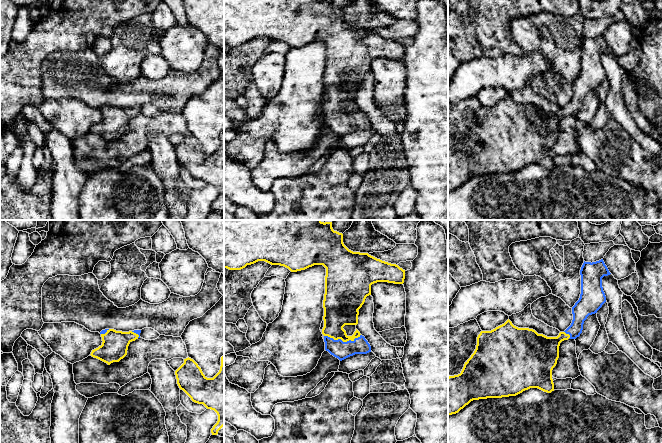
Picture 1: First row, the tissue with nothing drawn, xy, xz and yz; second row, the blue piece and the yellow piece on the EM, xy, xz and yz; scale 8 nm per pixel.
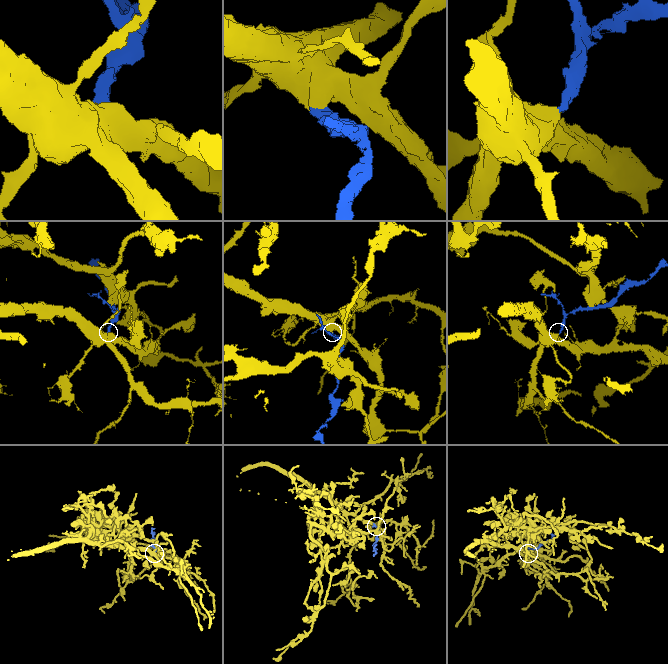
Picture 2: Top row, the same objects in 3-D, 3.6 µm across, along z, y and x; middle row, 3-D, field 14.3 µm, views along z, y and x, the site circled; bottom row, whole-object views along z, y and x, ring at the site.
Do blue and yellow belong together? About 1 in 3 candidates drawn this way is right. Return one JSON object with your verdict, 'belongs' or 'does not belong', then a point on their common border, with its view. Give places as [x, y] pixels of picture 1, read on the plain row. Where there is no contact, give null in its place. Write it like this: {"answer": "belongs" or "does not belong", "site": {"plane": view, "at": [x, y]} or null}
{"answer": "belongs", "site": {"plane": "xz", "at": [342, 117]}}

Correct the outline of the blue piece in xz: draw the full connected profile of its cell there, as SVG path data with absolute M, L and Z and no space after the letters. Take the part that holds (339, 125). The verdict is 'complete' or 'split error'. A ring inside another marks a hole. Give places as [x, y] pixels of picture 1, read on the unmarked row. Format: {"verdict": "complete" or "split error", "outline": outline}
{"verdict": "split error", "outline": "M224 0L224 44L241 46L258 37L284 42L291 48L305 46L314 41L323 41L326 44L322 110L325 126L340 137L355 130L371 128L370 120L357 105L352 112L348 112L343 105L345 101L358 100L358 86L366 73L371 71L371 61L377 58L403 60L405 55L405 46L398 41L382 37L368 29L349 26L343 19L343 10L334 7L332 0Z"}

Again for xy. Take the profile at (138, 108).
{"verdict": "split error", "outline": "M105 105L100 108L102 121L92 126L91 132L97 134L108 141L119 138L127 131L128 122L132 117L140 114L141 106L129 108Z"}

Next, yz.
{"verdict": "split error", "outline": "M603 35L592 39L584 37L580 46L581 70L572 83L572 99L557 113L547 113L529 104L518 104L509 95L491 107L481 107L476 125L461 149L448 153L448 191L458 189L473 176L516 172L530 164L547 169L554 167L552 146L559 134L560 119L579 113L587 93L597 89L606 78L602 54L610 50Z"}

